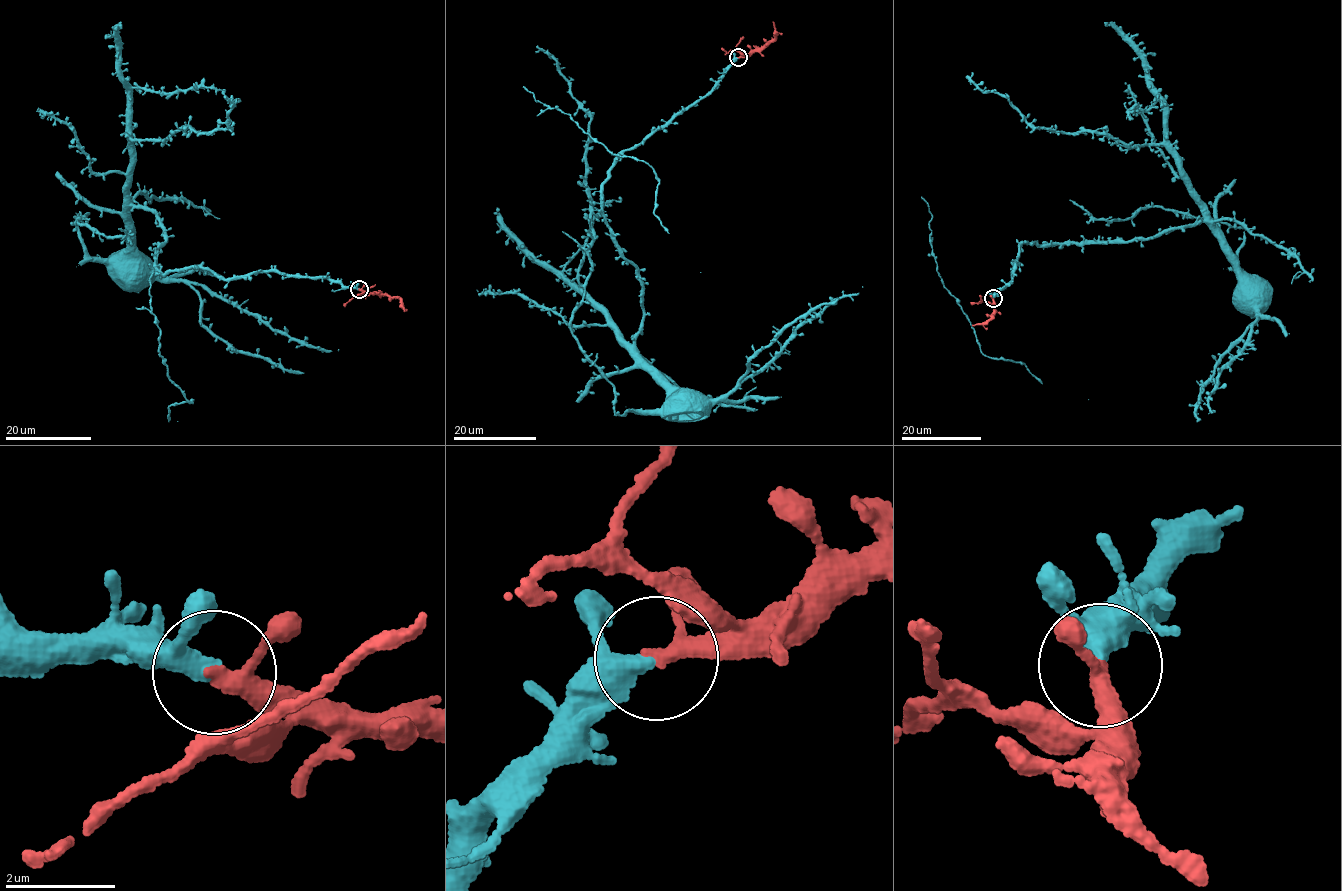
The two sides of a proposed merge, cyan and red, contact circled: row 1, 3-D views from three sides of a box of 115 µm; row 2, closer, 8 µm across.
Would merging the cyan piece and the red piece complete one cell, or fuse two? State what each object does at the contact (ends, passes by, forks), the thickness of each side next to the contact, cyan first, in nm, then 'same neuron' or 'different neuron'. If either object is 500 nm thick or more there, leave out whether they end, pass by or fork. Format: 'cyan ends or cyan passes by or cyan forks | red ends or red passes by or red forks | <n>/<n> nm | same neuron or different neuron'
cyan passes by | red passes by | 320/240 nm | same neuron

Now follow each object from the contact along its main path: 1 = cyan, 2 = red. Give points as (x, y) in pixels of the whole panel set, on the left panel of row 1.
1: (358, 288), (153, 265), (163, 228), (131, 203), (128, 136), (230, 129), (234, 105), (222, 91)
2: (358, 288), (400, 299), (404, 312)

